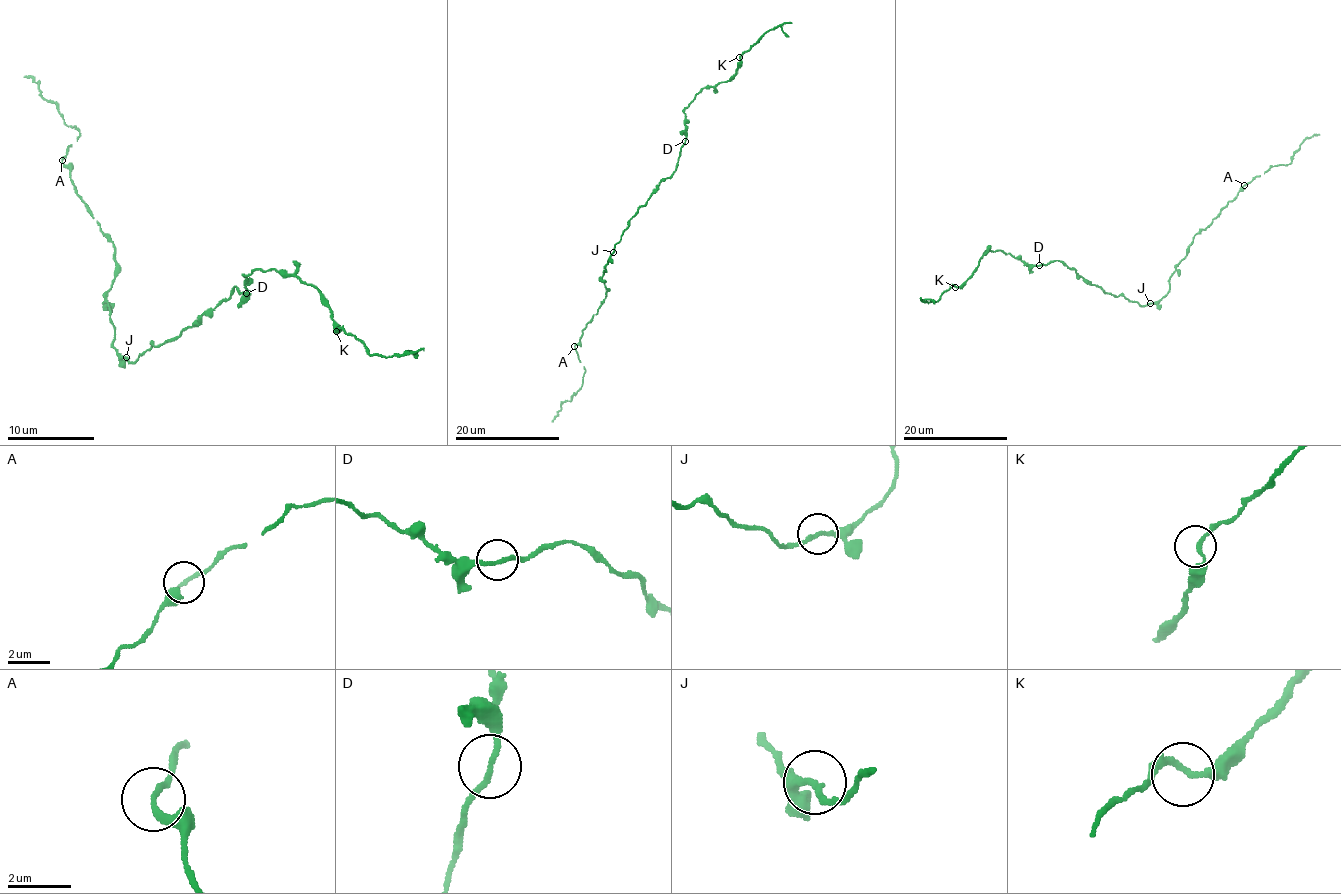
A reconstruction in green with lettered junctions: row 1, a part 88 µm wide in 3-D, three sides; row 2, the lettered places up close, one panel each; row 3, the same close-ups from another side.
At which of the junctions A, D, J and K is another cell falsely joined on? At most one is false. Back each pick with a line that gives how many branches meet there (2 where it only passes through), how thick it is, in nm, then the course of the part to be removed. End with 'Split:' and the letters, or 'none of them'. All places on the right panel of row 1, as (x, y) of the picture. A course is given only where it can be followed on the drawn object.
Split: none of them

